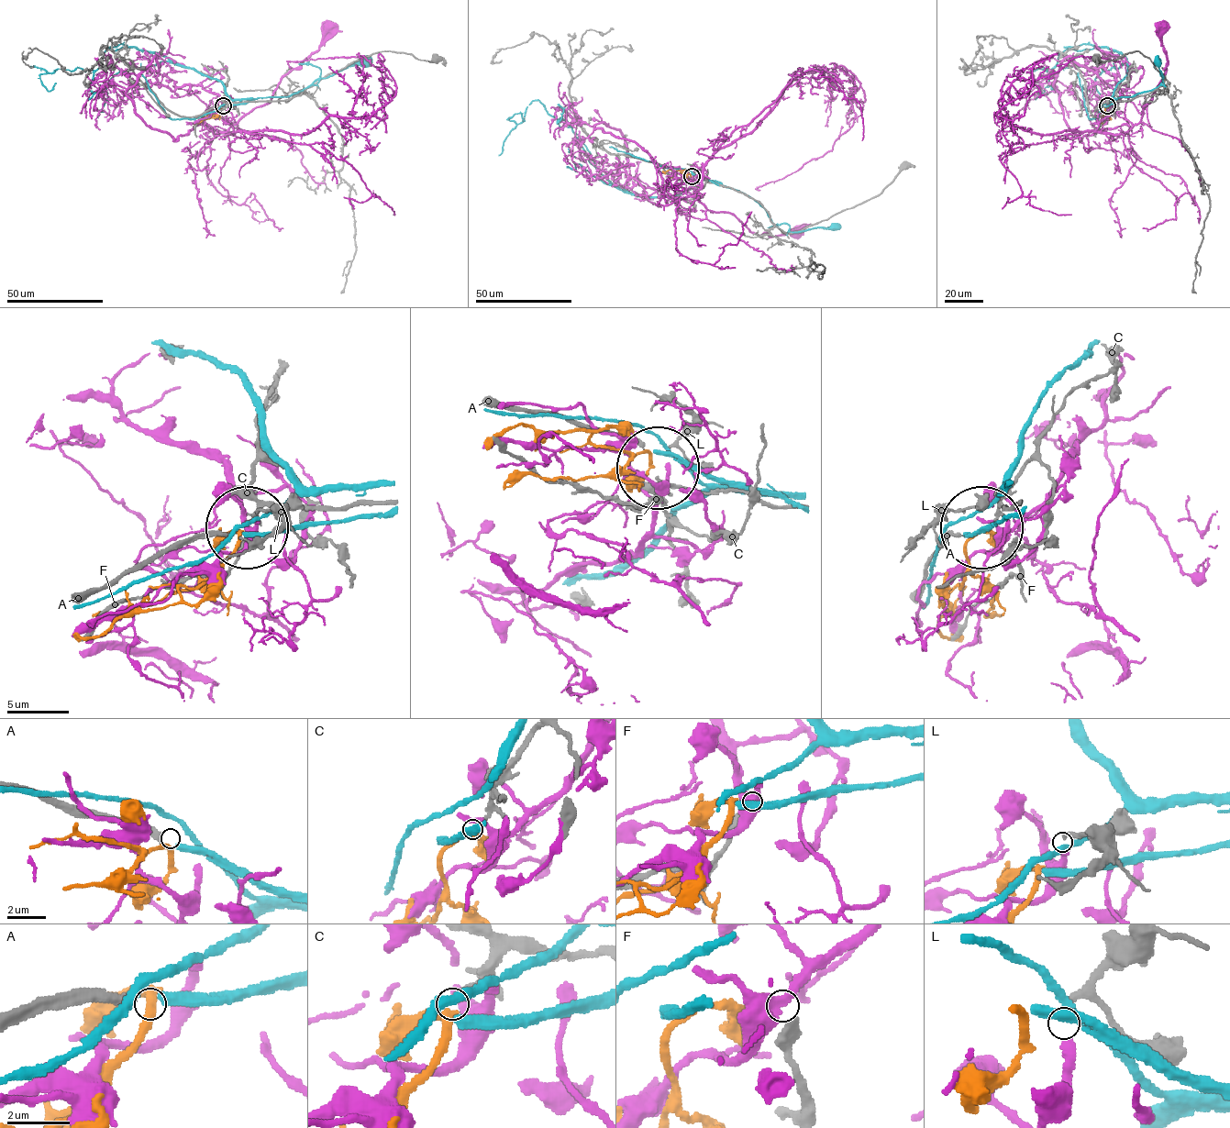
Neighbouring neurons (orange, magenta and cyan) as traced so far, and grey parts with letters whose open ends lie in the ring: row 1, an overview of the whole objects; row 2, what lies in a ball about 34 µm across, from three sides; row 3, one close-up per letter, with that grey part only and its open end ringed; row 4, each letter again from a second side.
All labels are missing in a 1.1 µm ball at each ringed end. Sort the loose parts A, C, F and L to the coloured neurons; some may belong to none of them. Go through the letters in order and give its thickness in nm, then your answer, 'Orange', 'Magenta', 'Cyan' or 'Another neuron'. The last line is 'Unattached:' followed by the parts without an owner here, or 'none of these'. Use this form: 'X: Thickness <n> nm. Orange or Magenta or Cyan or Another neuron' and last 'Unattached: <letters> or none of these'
A: Thickness 360 nm. Cyan
C: Thickness 190 nm. Orange
F: Thickness 400 nm. Another neuron
L: Thickness 180 nm. Magenta
Unattached: F

